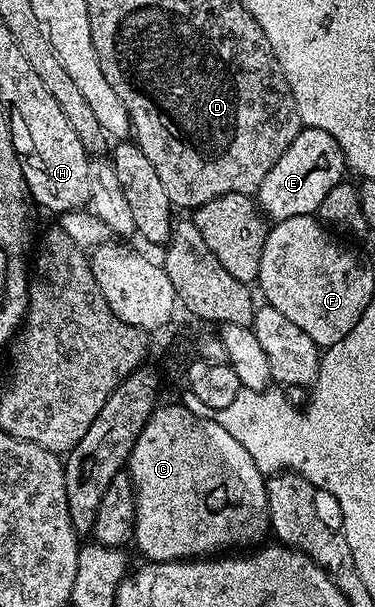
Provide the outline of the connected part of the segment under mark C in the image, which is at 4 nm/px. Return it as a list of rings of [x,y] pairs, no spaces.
[[[169,403],[166,407],[157,405],[153,414],[149,417],[148,424],[144,426],[134,441],[133,450],[127,460],[127,474],[133,480],[133,490],[137,496],[137,512],[133,522],[133,534],[135,544],[146,556],[146,560],[155,563],[176,563],[178,561],[192,561],[202,557],[213,557],[218,553],[229,553],[232,547],[253,547],[266,542],[265,534],[268,536],[271,531],[269,524],[269,502],[267,501],[267,489],[265,488],[267,479],[261,470],[257,468],[255,461],[246,449],[235,441],[216,418],[200,419],[197,415],[192,415],[185,407],[180,407],[177,403]]]

